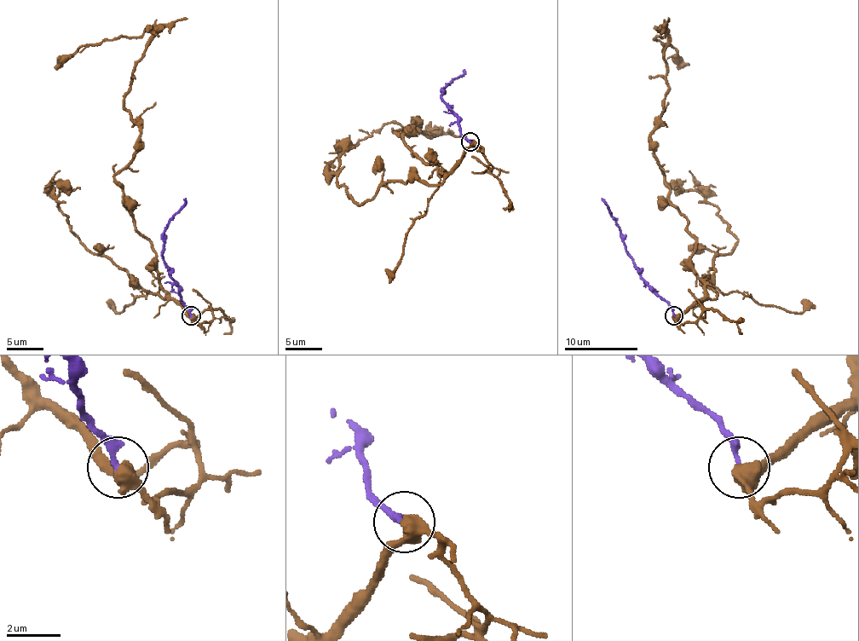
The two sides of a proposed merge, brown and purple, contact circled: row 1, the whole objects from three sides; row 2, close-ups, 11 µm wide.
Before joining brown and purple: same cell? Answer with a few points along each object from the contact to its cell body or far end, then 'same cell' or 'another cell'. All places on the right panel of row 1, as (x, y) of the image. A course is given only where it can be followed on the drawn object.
course brown (673, 316), (704, 286), (688, 219), (653, 158), (667, 89), (664, 30), (654, 39), (677, 52), (680, 68); course purple (673, 316), (673, 308), (640, 276), (640, 270), (627, 252), (620, 228), (602, 198); same cell

